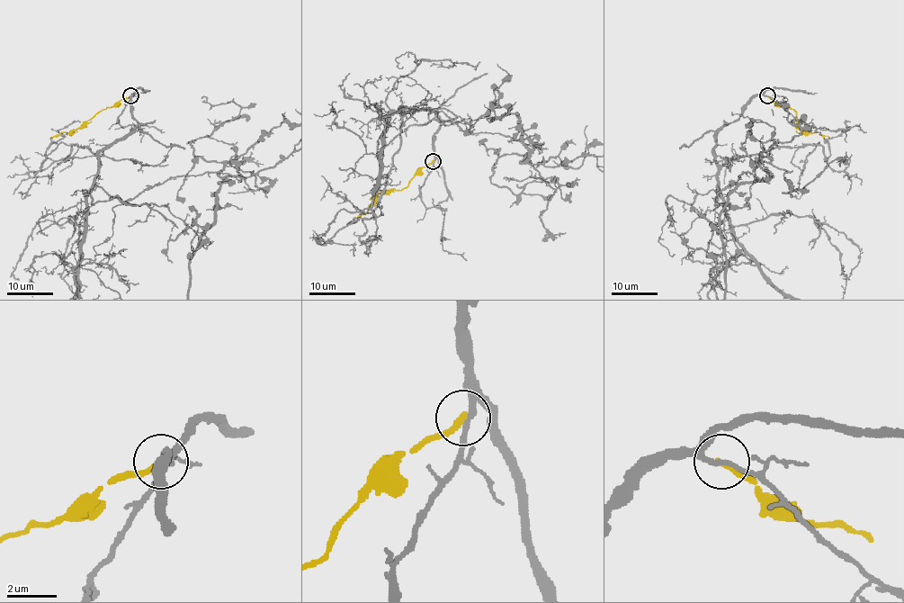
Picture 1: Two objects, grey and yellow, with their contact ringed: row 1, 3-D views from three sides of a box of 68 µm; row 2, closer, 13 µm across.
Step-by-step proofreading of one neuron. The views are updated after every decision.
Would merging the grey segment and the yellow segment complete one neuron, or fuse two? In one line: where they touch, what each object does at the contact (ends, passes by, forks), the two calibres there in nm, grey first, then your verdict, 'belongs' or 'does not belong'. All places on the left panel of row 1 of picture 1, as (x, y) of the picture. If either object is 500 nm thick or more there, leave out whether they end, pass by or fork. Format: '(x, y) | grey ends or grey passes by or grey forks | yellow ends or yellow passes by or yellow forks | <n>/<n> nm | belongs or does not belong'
(130, 95) | grey passes by | yellow ends | 220/240 nm | does not belong

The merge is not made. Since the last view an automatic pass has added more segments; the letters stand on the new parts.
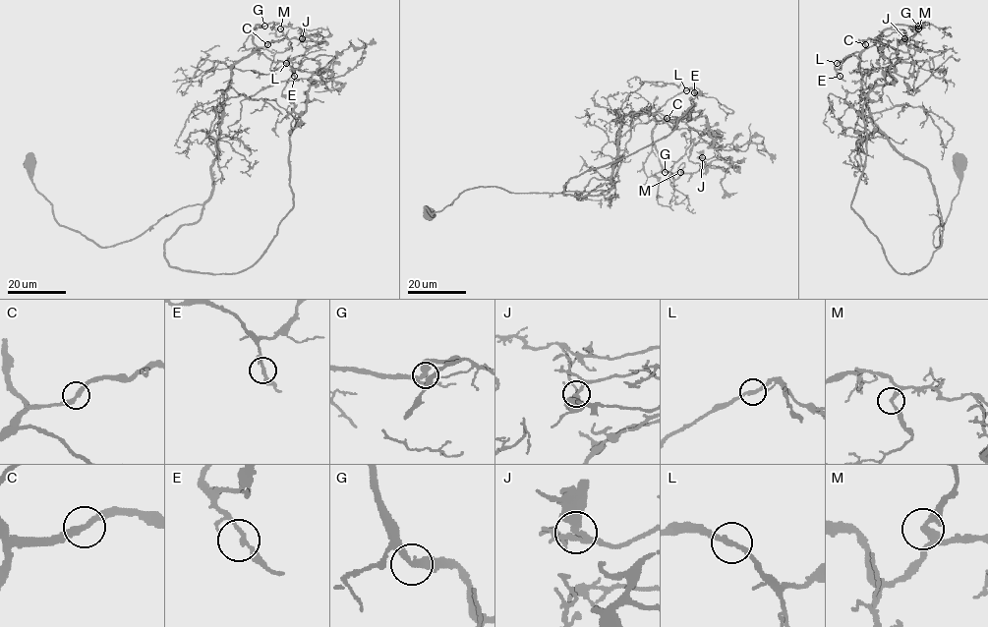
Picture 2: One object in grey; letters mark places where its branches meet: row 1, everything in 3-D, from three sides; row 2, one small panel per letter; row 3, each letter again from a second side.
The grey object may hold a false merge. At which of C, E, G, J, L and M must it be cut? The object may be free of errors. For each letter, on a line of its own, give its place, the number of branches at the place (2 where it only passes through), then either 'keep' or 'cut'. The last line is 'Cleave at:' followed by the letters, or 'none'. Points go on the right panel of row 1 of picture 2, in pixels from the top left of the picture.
C: at (865, 44); 2 branches meet; keep
E: at (840, 76); 2 branches meet; keep
G: at (918, 26); 2 branches meet; keep
J: at (904, 38); 2 branches meet; keep
L: at (837, 63); 2 branches meet; keep
M: at (918, 28); 2 branches meet; keep
Cleave at: none

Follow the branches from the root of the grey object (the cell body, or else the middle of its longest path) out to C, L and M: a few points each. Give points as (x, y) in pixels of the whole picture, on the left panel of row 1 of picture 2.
C: (30, 159), (33, 185), (59, 224), (102, 247), (132, 241), (209, 197), (230, 67), (267, 44)
L: (30, 159), (33, 185), (59, 224), (102, 247), (132, 241), (209, 197), (230, 67), (256, 52), (286, 63)
M: (30, 159), (55, 220), (102, 247), (203, 204), (230, 67), (256, 48), (257, 24), (280, 28)

